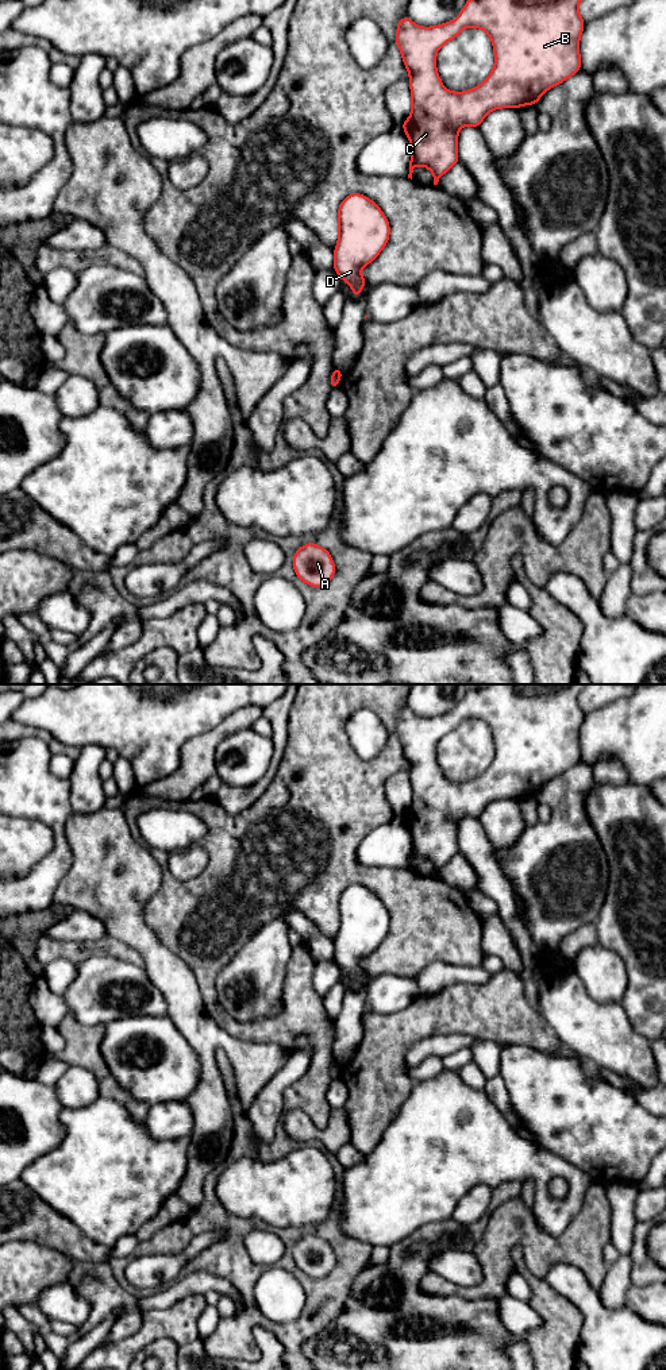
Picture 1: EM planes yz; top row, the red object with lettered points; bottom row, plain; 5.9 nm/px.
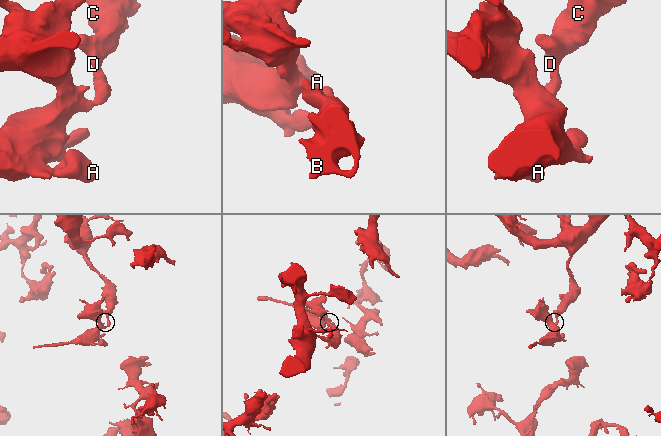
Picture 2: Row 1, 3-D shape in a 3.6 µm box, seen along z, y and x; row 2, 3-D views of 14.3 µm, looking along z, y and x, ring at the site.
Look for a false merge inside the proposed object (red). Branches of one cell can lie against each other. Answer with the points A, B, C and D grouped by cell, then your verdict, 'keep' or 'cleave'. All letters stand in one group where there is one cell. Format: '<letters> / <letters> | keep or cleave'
A / B C D | cleave

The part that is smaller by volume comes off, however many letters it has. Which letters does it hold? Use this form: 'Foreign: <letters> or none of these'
Foreign: A

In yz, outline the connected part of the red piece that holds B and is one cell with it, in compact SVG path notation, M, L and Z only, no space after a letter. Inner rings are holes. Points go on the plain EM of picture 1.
M490 684L485 688L469 688L458 710L439 717L420 718L408 707L397 714L396 734L409 764L411 807L401 815L411 834L408 869L415 857L423 857L434 865L434 876L458 850L458 823L465 817L480 818L484 809L500 799L536 796L538 791L553 777L562 775L581 760L580 729L585 717L578 696L586 684ZM467 718L482 719L493 734L494 757L484 773L465 783L446 780L436 761L438 741Z

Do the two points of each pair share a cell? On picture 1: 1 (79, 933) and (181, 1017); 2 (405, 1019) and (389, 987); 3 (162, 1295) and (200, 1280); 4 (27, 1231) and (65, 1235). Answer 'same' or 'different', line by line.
1: different
2: different
3: same
4: same

